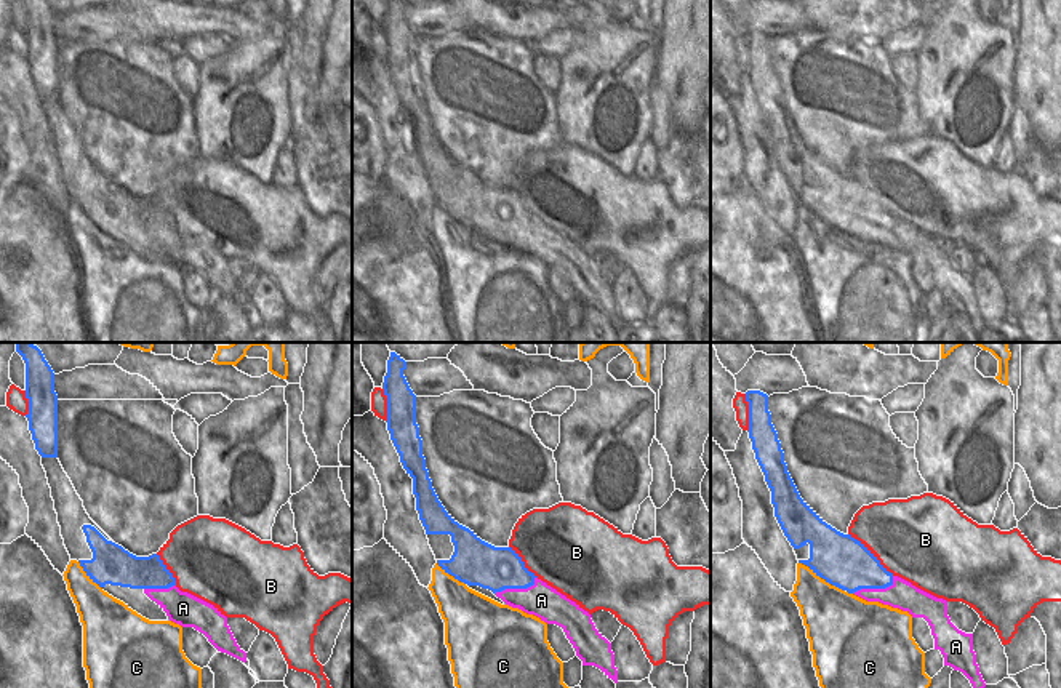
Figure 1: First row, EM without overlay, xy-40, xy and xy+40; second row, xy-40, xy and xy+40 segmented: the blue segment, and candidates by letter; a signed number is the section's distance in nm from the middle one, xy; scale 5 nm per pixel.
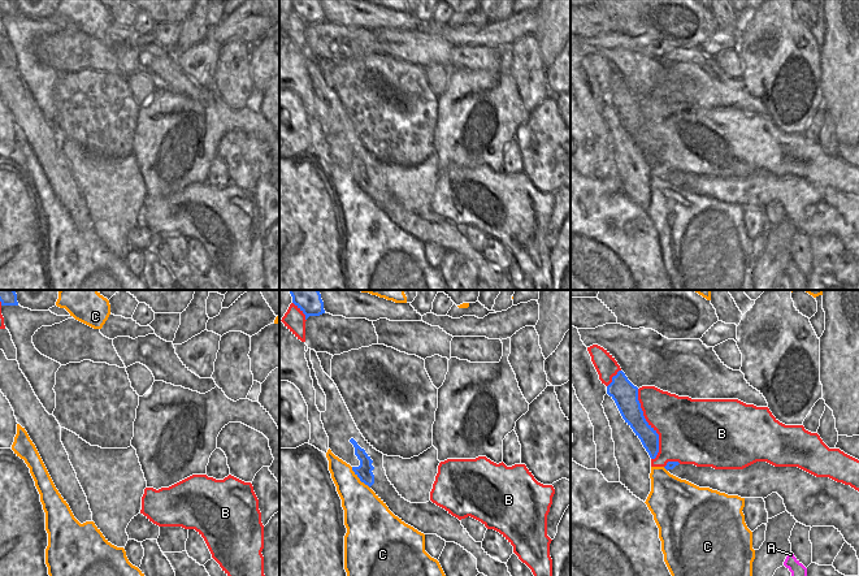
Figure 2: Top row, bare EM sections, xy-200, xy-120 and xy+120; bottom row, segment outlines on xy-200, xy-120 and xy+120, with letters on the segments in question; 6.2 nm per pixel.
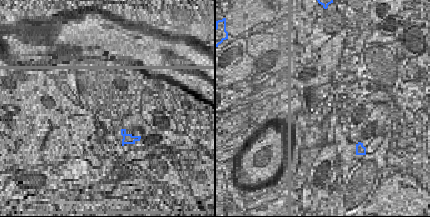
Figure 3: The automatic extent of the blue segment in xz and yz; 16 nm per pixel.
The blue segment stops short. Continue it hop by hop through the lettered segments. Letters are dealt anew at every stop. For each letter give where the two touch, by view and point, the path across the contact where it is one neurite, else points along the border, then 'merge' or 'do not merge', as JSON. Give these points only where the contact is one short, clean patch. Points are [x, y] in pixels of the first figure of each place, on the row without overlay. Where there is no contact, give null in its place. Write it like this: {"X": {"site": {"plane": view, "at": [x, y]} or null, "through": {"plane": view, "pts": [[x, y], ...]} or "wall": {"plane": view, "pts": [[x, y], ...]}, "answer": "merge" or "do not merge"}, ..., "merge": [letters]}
{"A": {"site": {"plane": "xy+40", "at": [874, 229]}, "answer": "merge"}, "B": {"site": {"plane": "xy+40", "at": [871, 196]}, "answer": "do not merge"}, "C": {"site": {"plane": "xy+40", "at": [821, 220]}, "answer": "do not merge"}, "merge": ["A"]}

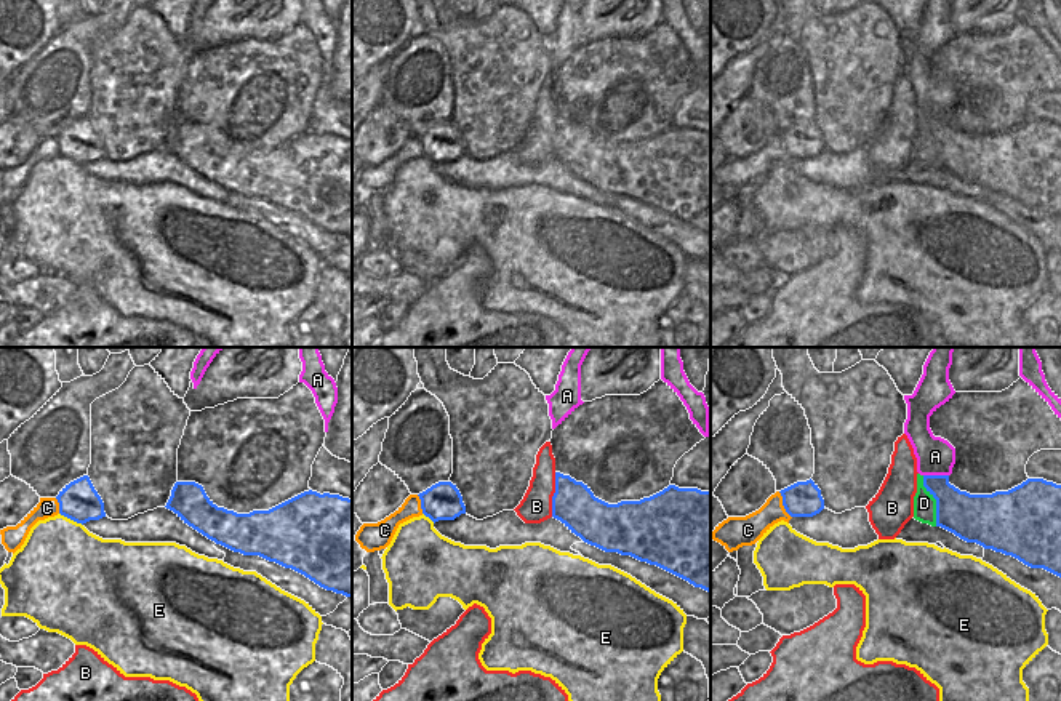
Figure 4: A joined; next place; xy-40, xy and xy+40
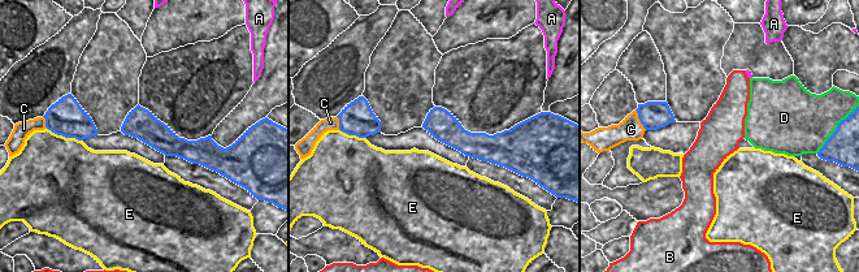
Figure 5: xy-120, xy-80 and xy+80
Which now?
{"A": {"site": {"plane": "xy+40", "at": [936, 117]}, "answer": "do not merge"}, "B": {"site": {"plane": "xy", "at": [554, 136]}, "wall": {"plane": "xy", "pts": [[556, 114], [551, 157]]}, "answer": "do not merge"}, "C": {"site": {"plane": "xy+40", "at": [783, 146]}, "answer": "do not merge"}, "D": {"site": {"plane": "xy+40", "at": [936, 143]}, "answer": "do not merge"}, "E": {"site": {"plane": "xy-40", "at": [71, 160]}, "answer": "do not merge"}, "merge": []}

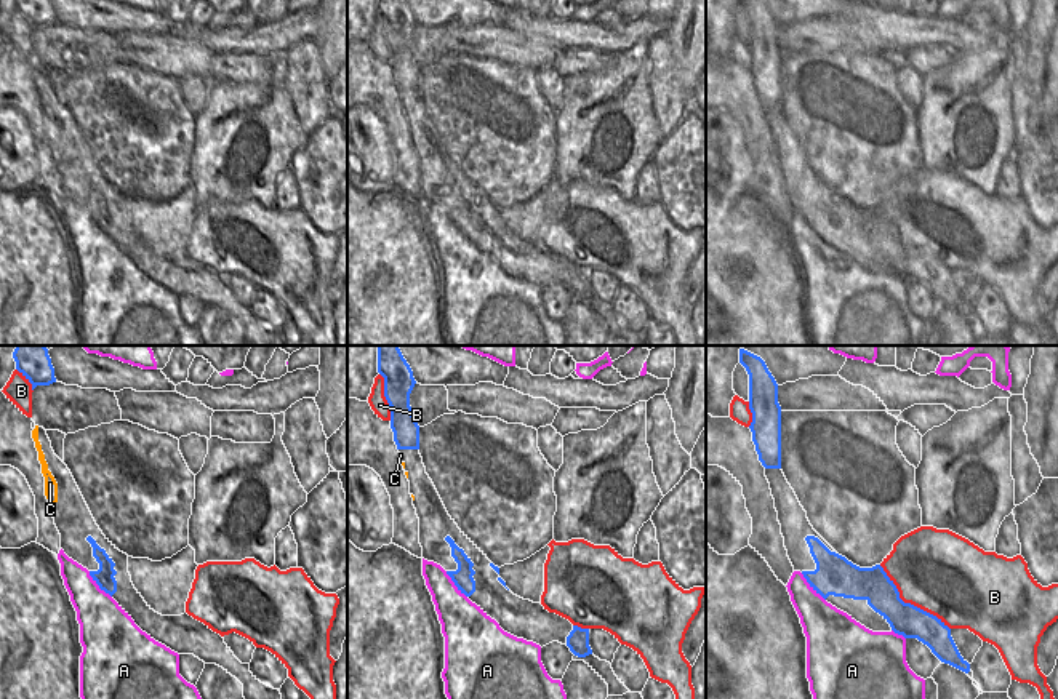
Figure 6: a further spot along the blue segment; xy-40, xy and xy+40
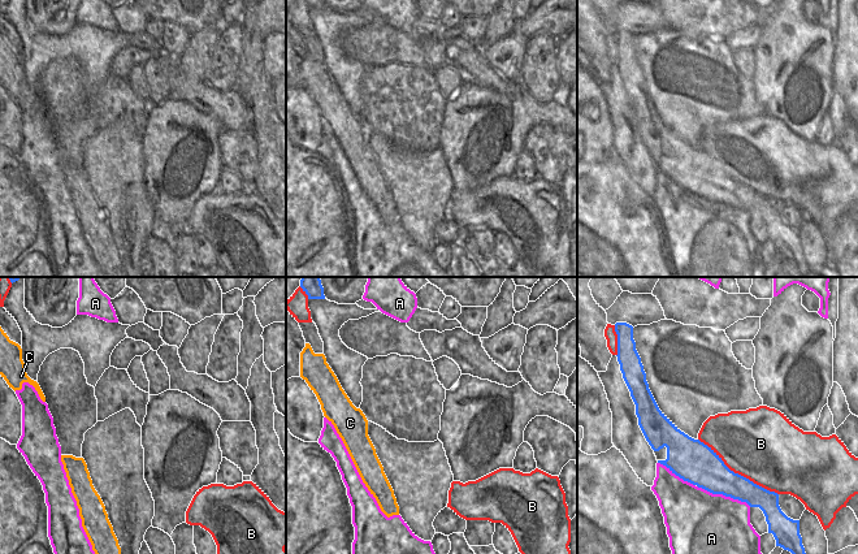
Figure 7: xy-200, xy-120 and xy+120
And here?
{"A": {"site": {"plane": "xy+40", "at": [812, 227]}, "answer": "do not merge"}, "B": {"site": {"plane": "xy+40", "at": [909, 245]}, "answer": "do not merge"}, "C": {"site": null, "answer": "do not merge"}, "merge": []}

